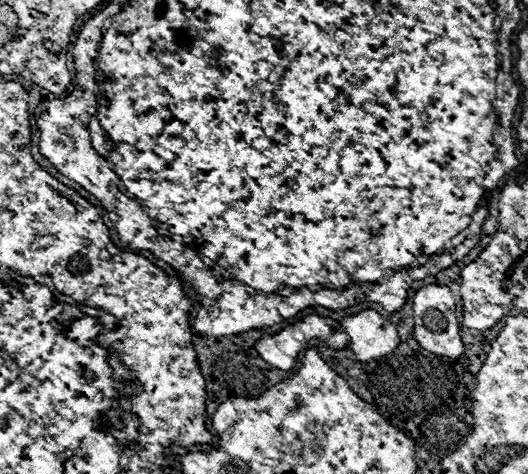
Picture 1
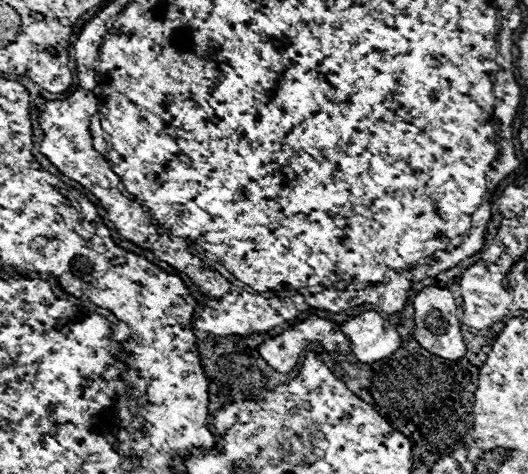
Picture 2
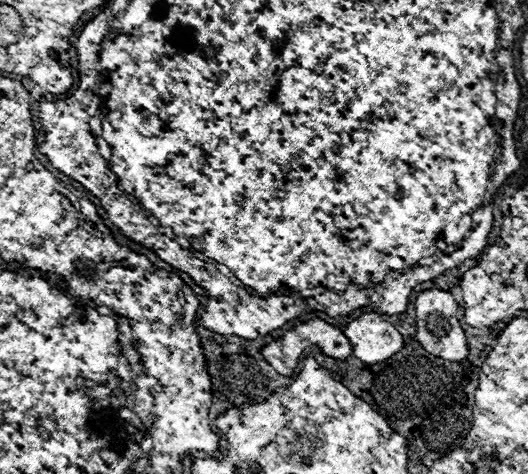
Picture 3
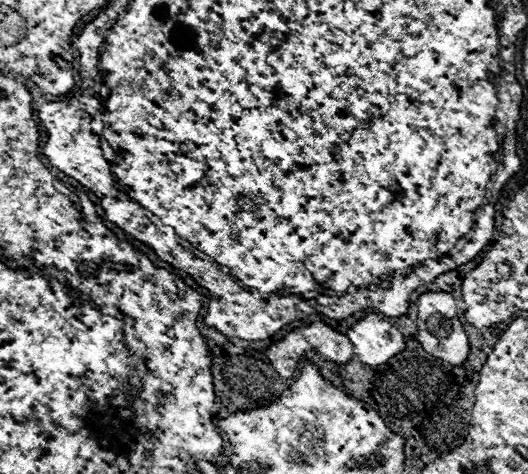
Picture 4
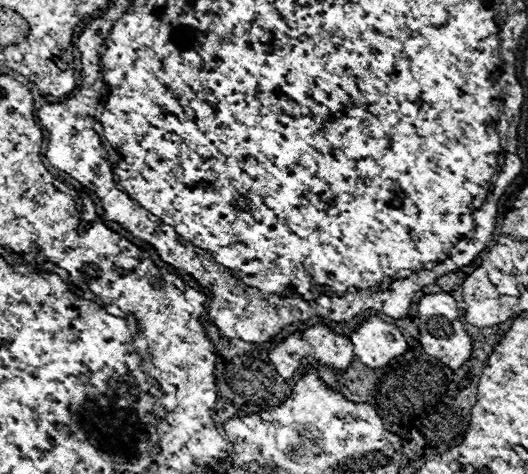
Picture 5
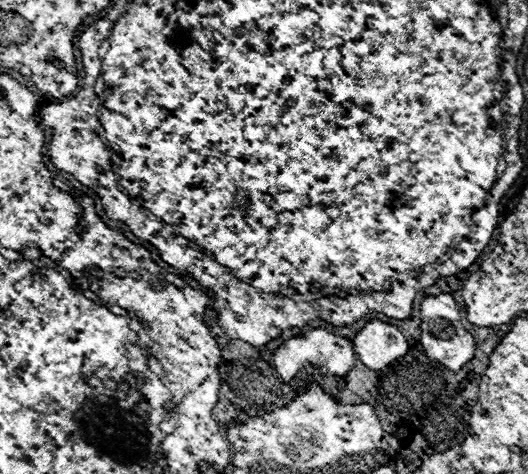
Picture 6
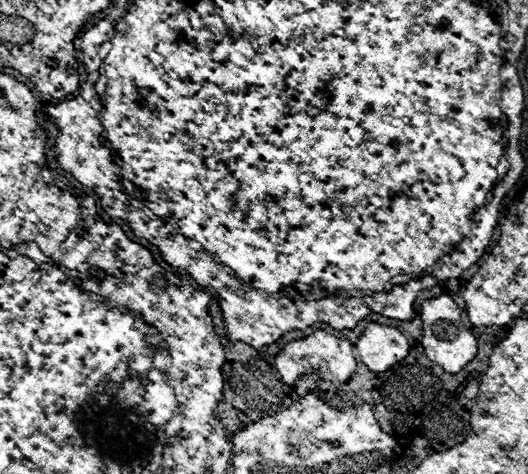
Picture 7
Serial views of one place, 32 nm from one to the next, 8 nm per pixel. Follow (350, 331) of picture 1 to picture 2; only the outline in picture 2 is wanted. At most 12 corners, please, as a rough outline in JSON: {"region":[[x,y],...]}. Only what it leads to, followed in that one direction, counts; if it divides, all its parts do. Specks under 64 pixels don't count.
{"region":[[374,310],[342,322],[352,354],[368,364],[402,344],[398,330]]}

